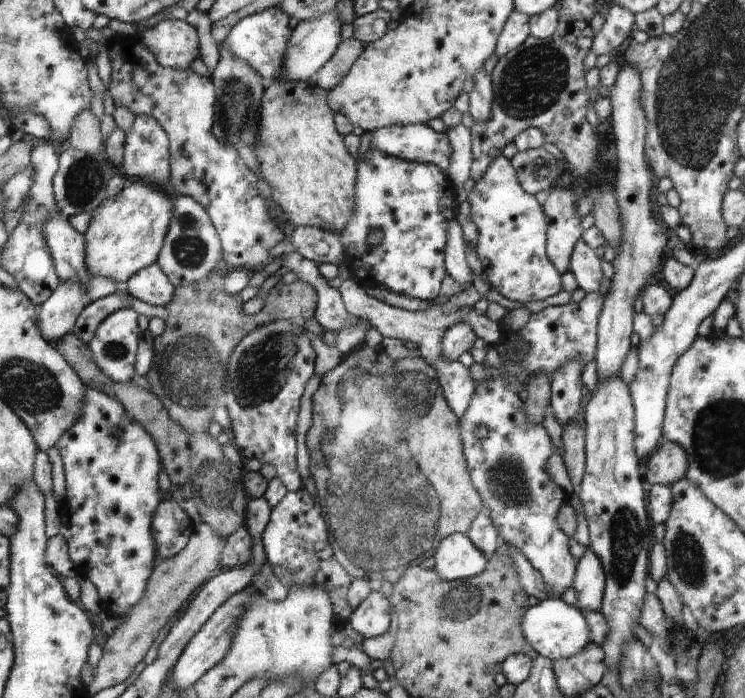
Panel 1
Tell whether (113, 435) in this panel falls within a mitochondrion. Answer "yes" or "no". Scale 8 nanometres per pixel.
yes

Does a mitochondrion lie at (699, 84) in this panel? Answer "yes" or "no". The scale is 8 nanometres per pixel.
yes

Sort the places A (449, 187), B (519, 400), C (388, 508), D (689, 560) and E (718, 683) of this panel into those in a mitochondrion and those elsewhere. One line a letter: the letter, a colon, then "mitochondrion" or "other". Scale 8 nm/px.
A: other
B: other
C: mitochondrion
D: mitochondrion
E: other

